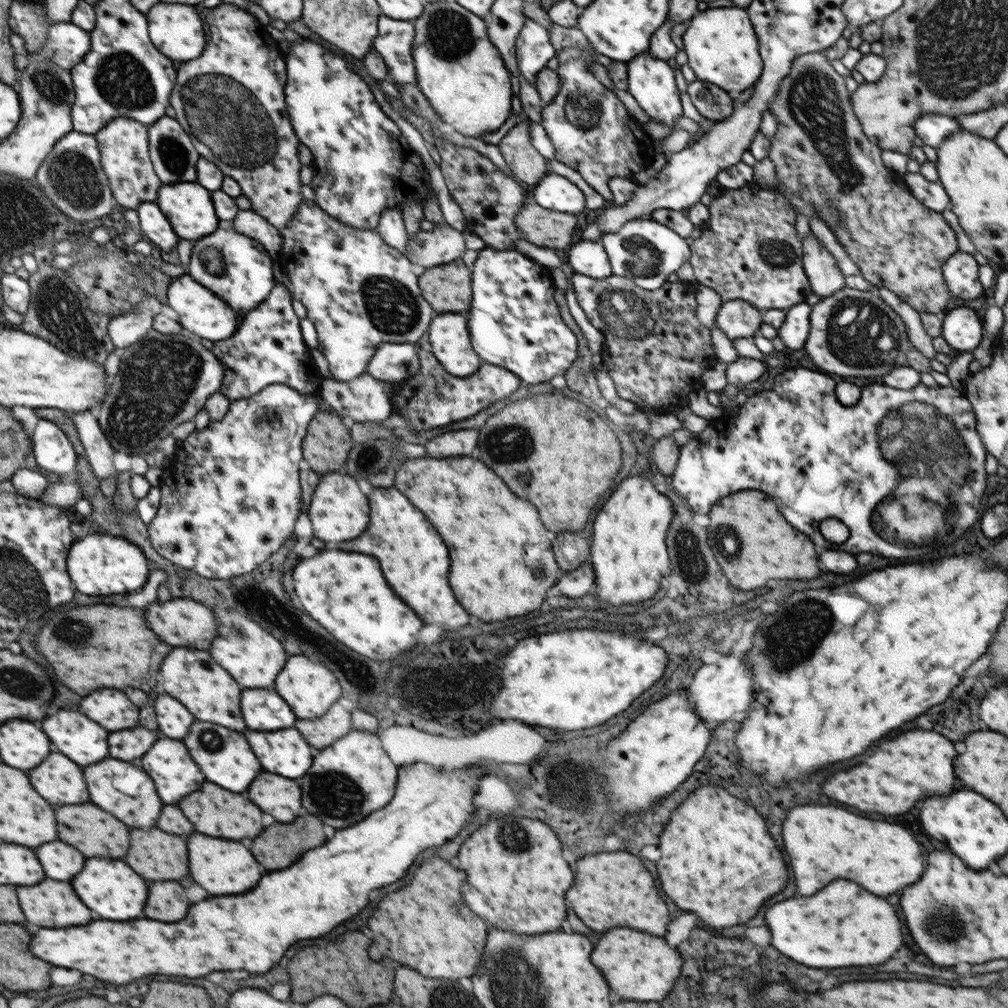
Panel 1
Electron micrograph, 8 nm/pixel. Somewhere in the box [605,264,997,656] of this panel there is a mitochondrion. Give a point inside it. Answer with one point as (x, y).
(930, 443)

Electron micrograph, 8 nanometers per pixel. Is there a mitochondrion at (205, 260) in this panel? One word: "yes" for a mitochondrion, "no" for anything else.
yes

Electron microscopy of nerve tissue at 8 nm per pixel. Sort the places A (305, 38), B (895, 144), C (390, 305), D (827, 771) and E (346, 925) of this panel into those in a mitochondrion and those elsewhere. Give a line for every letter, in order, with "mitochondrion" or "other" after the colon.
A: other
B: other
C: mitochondrion
D: other
E: other

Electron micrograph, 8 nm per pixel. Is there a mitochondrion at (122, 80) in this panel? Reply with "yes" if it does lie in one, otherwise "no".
yes

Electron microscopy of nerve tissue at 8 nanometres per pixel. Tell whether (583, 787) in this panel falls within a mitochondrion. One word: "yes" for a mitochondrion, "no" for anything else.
yes

